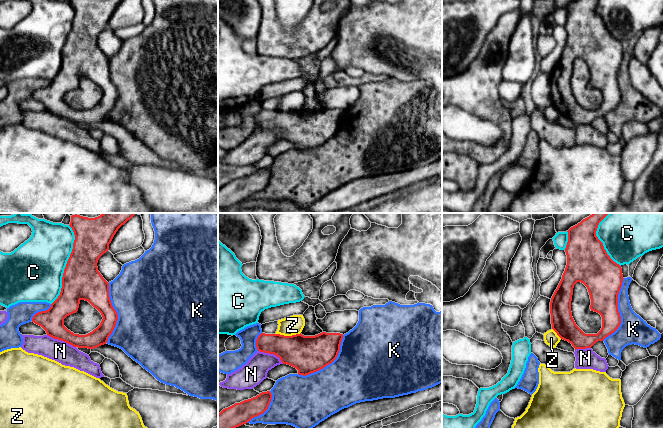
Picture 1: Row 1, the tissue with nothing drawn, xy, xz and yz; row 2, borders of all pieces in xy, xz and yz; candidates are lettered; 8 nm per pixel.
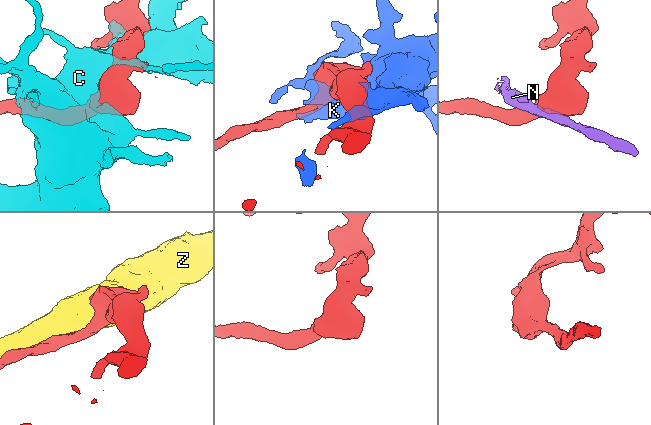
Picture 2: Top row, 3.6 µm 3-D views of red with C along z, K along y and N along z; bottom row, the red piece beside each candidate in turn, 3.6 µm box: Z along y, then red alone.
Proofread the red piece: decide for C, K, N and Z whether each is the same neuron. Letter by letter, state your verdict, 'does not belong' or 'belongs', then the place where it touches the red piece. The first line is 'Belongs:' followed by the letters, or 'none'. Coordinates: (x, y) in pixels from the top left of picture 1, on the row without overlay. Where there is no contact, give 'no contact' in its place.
Belongs: none
C: does not belong; contact xy (66, 41)
K: does not belong; contact yz (618, 87)
N: does not belong; contact xy (61, 116)
Z: does not belong; contact xz (287, 112)

